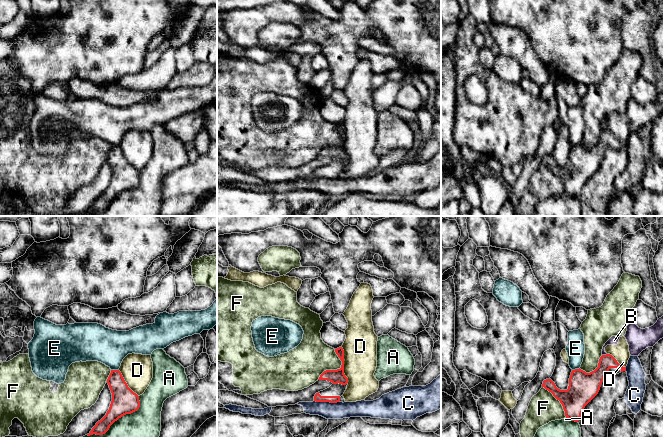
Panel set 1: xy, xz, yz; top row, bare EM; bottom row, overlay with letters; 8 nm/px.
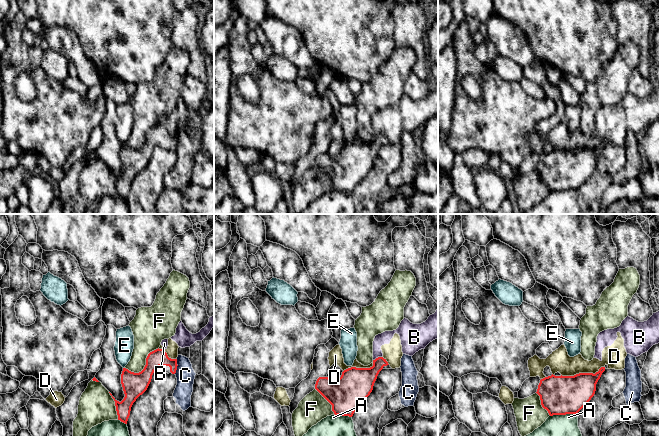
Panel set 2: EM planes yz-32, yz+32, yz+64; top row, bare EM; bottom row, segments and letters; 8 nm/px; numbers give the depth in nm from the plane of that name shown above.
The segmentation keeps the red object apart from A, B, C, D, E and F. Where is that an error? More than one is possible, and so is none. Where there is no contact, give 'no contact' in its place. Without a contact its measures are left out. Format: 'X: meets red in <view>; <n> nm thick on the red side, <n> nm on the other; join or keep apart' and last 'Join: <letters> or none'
A: meets red in xy; 200 nm thick on the red side, 240 nm on the other; keep apart
B: meets red in yz; 160 nm thick on the red side, 70 nm on the other; keep apart
C: meets red in xz; 60 nm thick on the red side, 140 nm on the other; keep apart
D: meets red in xz; 110 nm thick on the red side, 280 nm on the other; keep apart
E: meets red in xy; 190 nm thick on the red side, 280 nm on the other; keep apart
F: meets red in xz; 110 nm thick on the red side, 300 nm on the other; keep apart
Join: none

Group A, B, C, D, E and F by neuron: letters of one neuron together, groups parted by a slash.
A / B D / C / E / F

